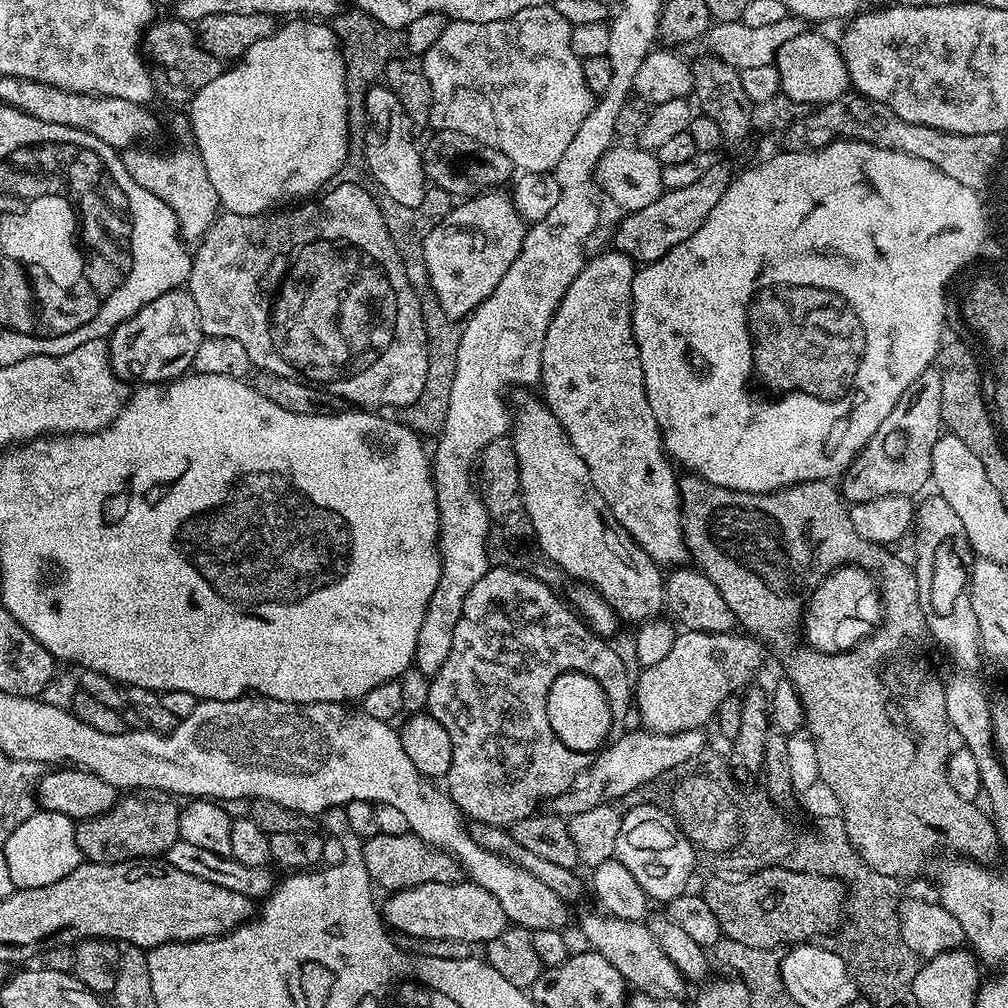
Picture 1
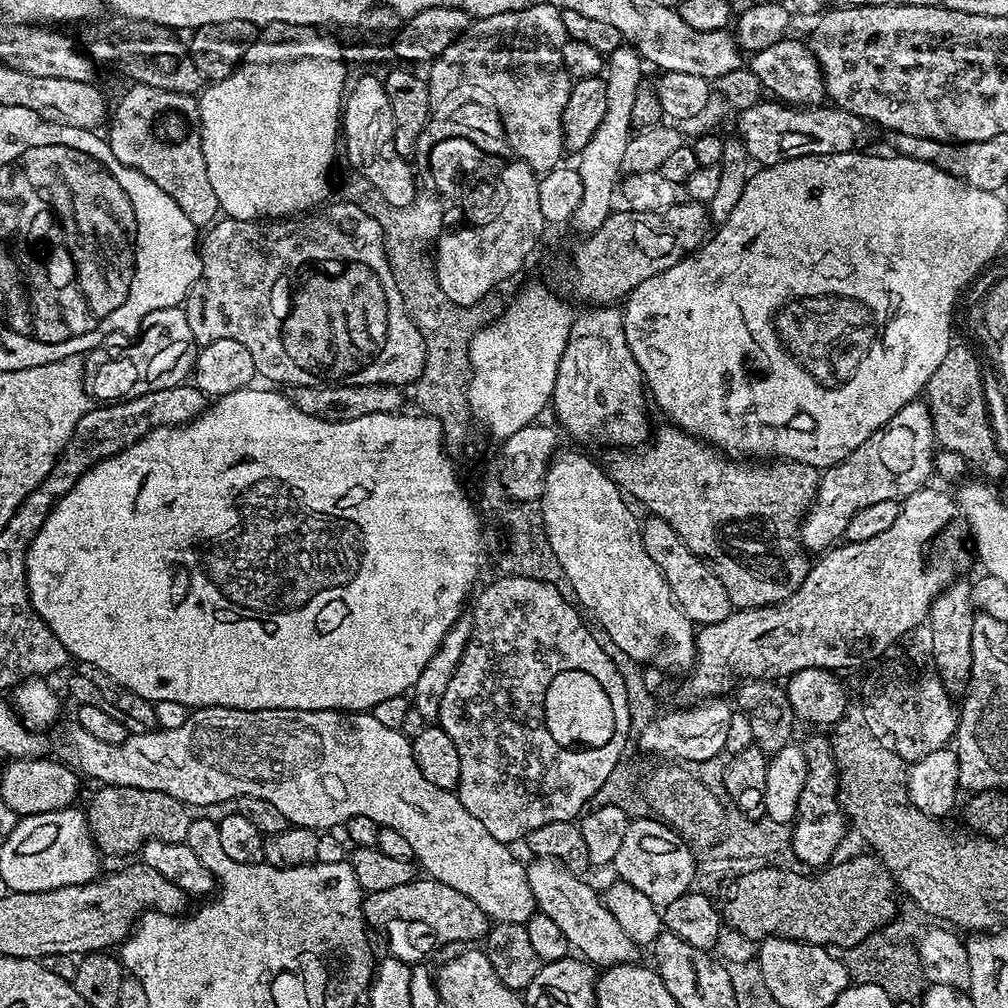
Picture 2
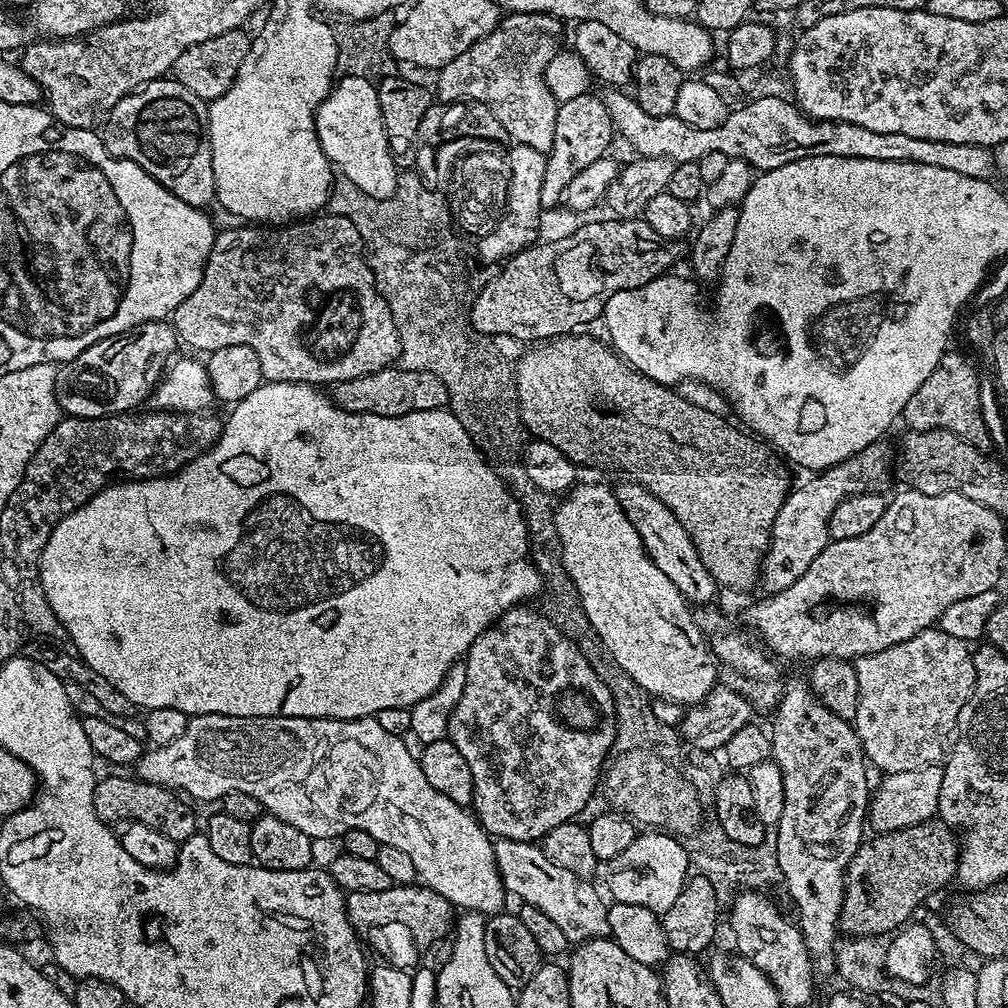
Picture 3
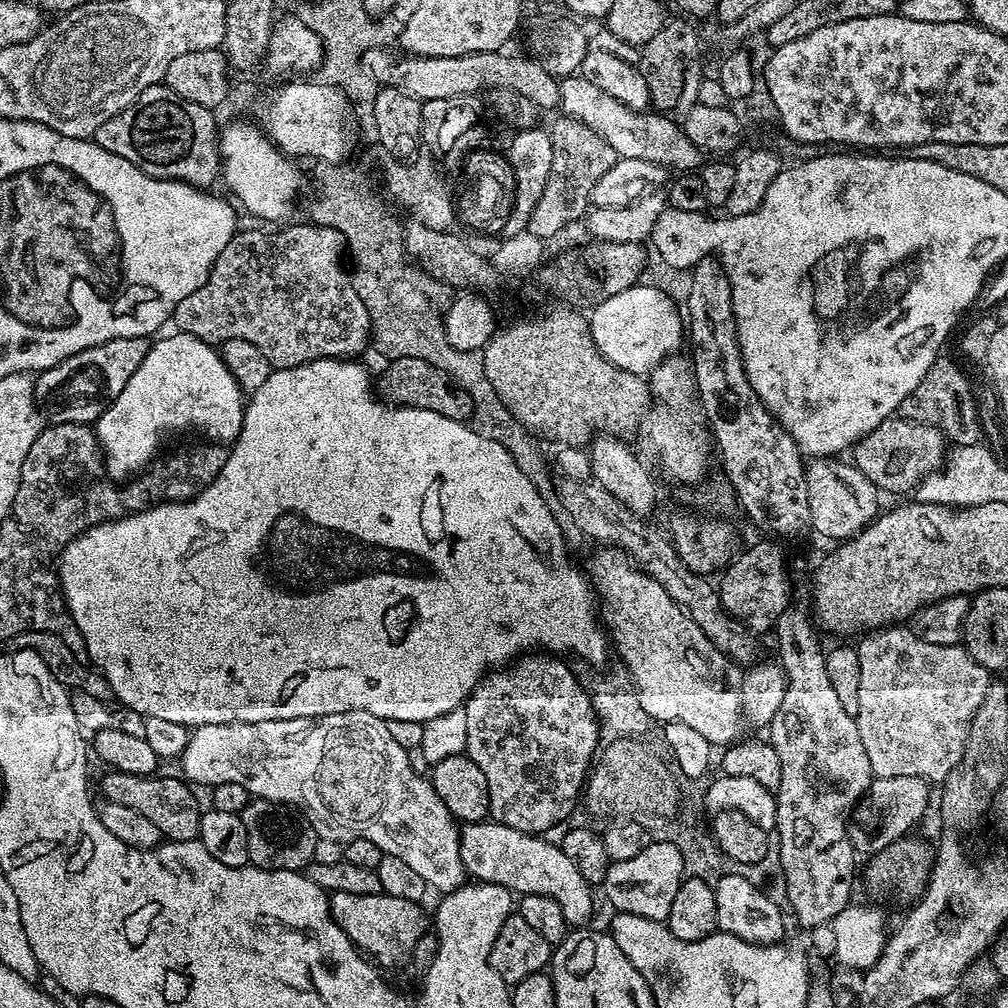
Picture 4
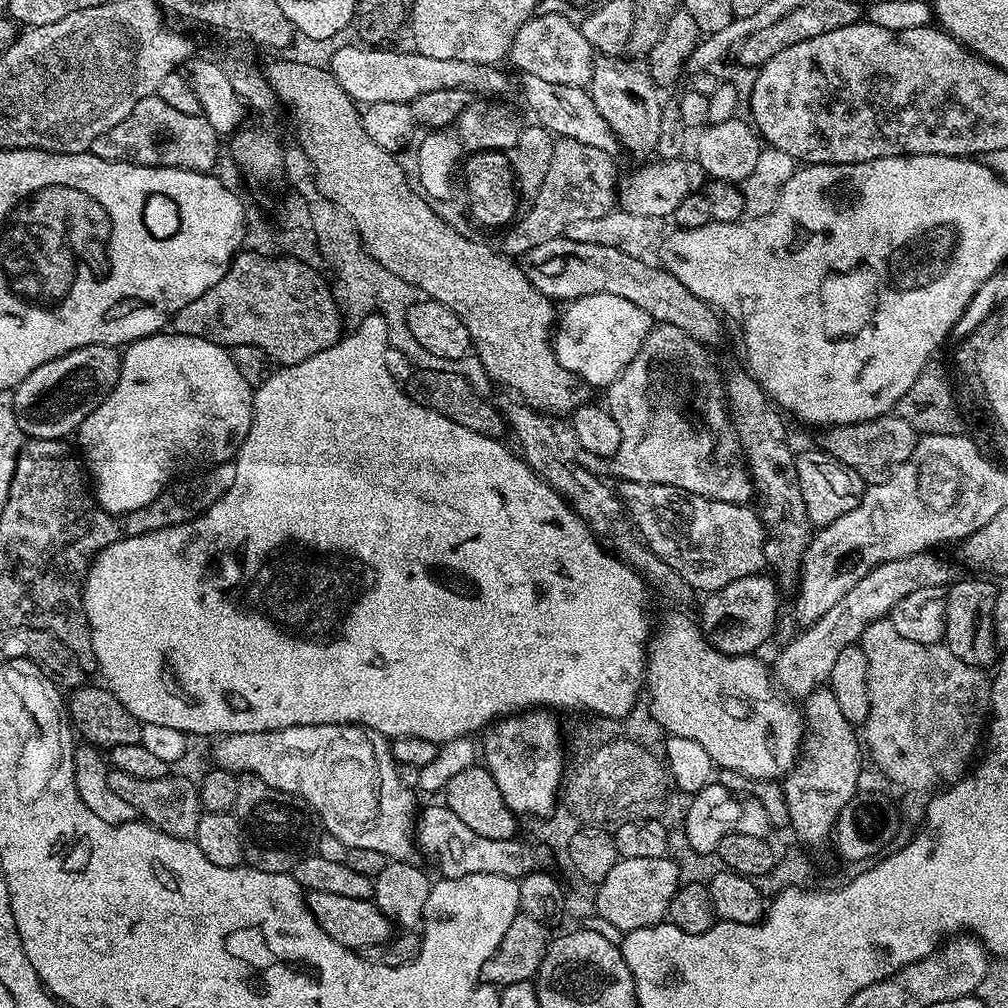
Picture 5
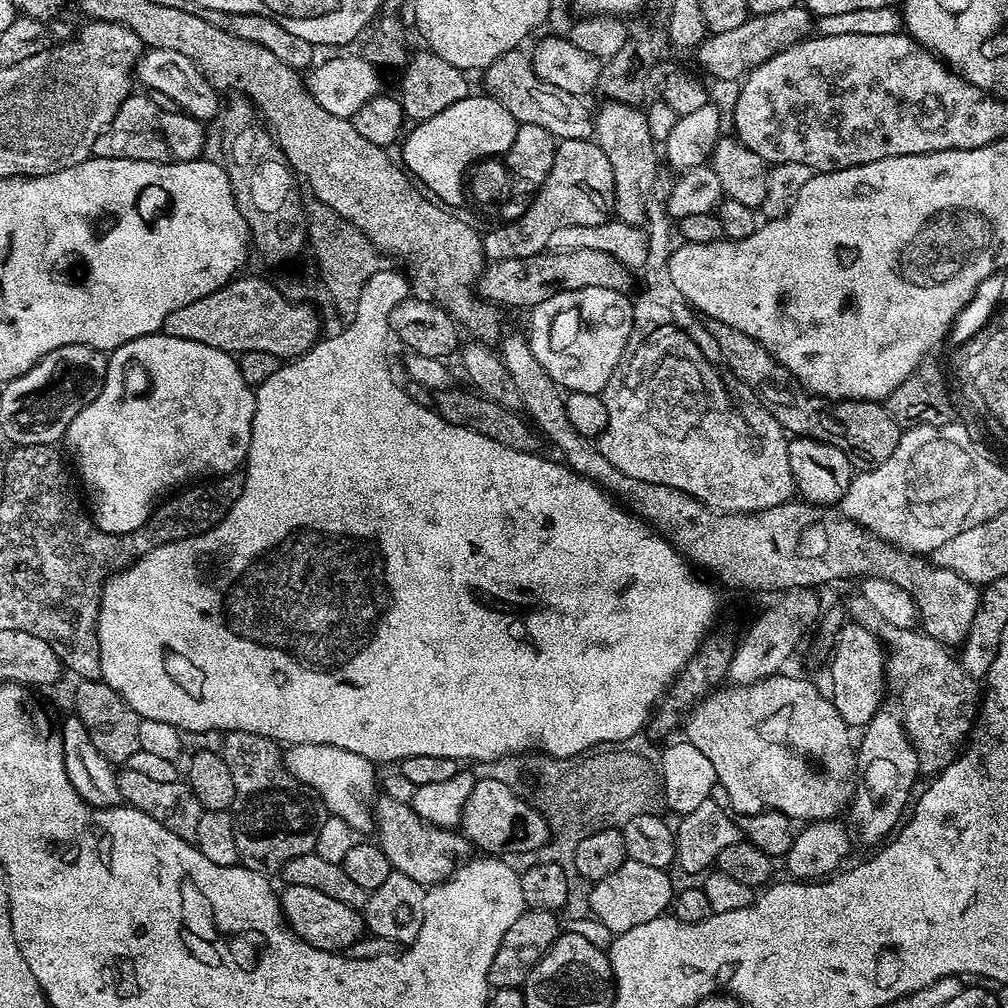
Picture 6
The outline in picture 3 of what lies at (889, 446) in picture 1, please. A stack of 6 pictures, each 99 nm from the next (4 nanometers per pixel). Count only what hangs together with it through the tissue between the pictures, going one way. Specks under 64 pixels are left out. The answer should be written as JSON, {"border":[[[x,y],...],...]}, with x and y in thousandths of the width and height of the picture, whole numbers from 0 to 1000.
{"border":[[[870,438],[859,442],[859,446],[849,452],[811,467],[807,476],[783,487],[772,506],[772,514],[768,516],[762,549],[758,552],[756,570],[752,576],[753,582],[759,583],[759,588],[767,589],[788,581],[788,577],[792,577],[792,573],[804,565],[804,558],[808,558],[808,554],[812,554],[812,550],[815,550],[823,538],[821,519],[836,496],[850,492],[852,488],[863,488],[874,483],[872,480],[887,464],[886,445],[884,448],[879,441]]]}

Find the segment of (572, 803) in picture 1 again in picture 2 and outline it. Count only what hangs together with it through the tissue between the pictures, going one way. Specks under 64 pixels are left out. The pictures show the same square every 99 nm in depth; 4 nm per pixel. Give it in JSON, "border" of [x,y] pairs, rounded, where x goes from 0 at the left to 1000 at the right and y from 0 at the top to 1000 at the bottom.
{"border":[[[707,692],[679,700],[676,706],[663,706],[652,709],[639,722],[634,723],[636,747],[647,752],[658,752],[664,756],[684,754],[687,760],[701,759],[713,751],[712,742],[720,740],[720,720],[728,705],[721,693]]]}

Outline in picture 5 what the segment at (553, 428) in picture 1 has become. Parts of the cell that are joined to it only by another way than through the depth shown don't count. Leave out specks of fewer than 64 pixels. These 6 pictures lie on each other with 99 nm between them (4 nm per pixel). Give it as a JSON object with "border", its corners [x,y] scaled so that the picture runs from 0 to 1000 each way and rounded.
{"border":[[[667,607],[655,619],[655,624],[650,624],[648,631],[643,636],[643,653],[641,656],[641,690],[647,693],[645,705],[647,711],[655,717],[656,722],[664,731],[676,730],[677,732],[688,733],[700,744],[700,747],[706,753],[707,759],[711,763],[719,762],[740,768],[749,774],[770,774],[777,772],[786,765],[794,748],[794,740],[798,733],[800,725],[800,715],[793,697],[787,696],[771,680],[768,678],[767,668],[757,659],[756,656],[750,655],[749,650],[745,651],[721,651],[719,647],[713,647],[707,639],[702,638],[702,632],[698,630],[693,618],[683,611],[678,611],[675,607]]]}

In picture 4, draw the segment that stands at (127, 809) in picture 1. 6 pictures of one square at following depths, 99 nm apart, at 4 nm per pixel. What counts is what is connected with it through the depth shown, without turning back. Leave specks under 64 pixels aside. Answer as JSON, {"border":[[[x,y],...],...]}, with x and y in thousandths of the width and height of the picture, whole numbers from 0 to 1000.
{"border":[[[110,764],[102,767],[99,774],[100,791],[109,796],[117,796],[117,800],[129,800],[129,804],[137,804],[153,819],[157,819],[160,830],[172,833],[192,833],[198,828],[198,807],[200,799],[194,795],[194,790],[189,786],[182,773],[174,774],[171,770],[134,770],[133,768],[121,768]]]}

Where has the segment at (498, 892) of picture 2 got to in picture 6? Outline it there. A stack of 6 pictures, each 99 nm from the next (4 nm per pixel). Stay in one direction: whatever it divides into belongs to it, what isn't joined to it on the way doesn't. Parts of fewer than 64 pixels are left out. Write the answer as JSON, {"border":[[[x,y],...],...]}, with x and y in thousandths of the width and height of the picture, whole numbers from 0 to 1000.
{"border":[[[292,738],[281,747],[282,761],[292,772],[308,780],[317,790],[328,809],[339,812],[354,827],[368,826],[371,821],[371,803],[375,791],[374,759],[351,744],[322,738]]]}

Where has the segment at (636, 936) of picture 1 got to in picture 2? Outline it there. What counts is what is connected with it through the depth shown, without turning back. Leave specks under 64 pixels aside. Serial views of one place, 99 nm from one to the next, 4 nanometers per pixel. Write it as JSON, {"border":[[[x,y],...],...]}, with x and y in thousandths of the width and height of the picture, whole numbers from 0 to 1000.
{"border":[[[532,851],[527,855],[529,857],[523,858],[524,878],[532,893],[533,902],[543,907],[558,922],[564,938],[582,955],[588,958],[606,958],[626,956],[632,951],[633,938],[618,925],[617,919],[613,919],[609,907],[601,903],[594,884],[590,885],[581,874],[575,873],[579,871],[560,861],[553,853]]]}

